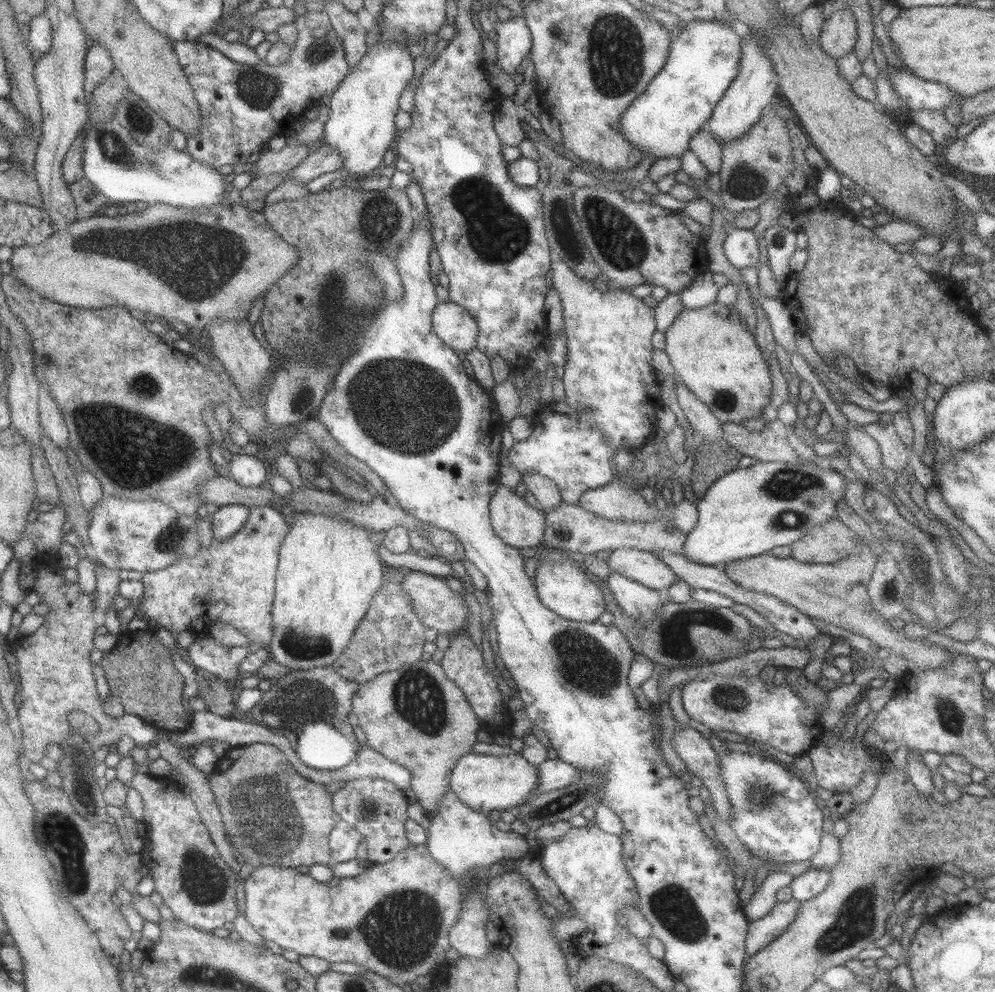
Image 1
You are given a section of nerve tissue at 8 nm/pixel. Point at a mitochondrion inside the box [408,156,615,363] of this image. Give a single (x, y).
(497, 234)

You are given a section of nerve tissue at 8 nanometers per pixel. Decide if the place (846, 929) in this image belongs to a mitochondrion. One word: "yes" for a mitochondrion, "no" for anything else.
yes

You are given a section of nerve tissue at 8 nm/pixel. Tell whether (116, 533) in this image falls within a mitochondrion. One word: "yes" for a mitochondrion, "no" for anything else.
yes

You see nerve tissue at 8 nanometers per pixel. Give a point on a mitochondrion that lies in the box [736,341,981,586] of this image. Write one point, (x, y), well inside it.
(786, 488)

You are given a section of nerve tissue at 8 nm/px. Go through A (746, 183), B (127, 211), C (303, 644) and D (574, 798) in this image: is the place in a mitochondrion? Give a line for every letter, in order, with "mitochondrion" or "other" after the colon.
A: mitochondrion
B: other
C: mitochondrion
D: mitochondrion

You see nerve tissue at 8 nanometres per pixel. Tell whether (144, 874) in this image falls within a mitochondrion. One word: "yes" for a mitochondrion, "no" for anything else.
no

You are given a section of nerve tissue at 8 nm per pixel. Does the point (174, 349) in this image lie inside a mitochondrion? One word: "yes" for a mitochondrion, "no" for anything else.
no

